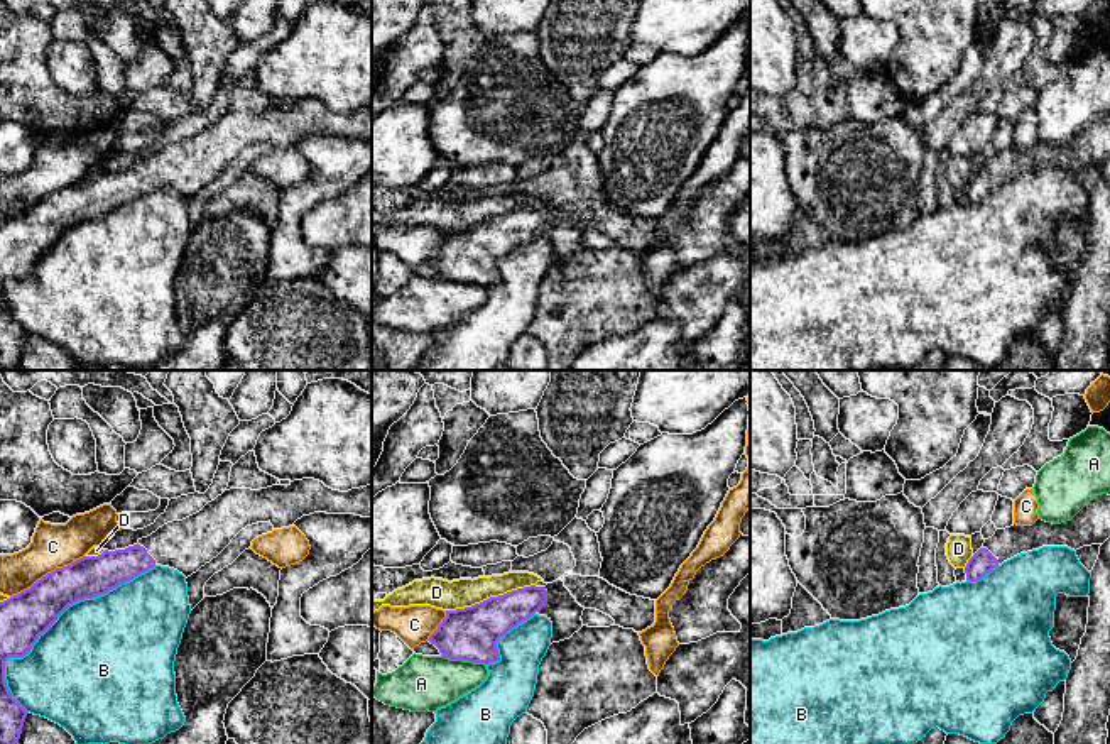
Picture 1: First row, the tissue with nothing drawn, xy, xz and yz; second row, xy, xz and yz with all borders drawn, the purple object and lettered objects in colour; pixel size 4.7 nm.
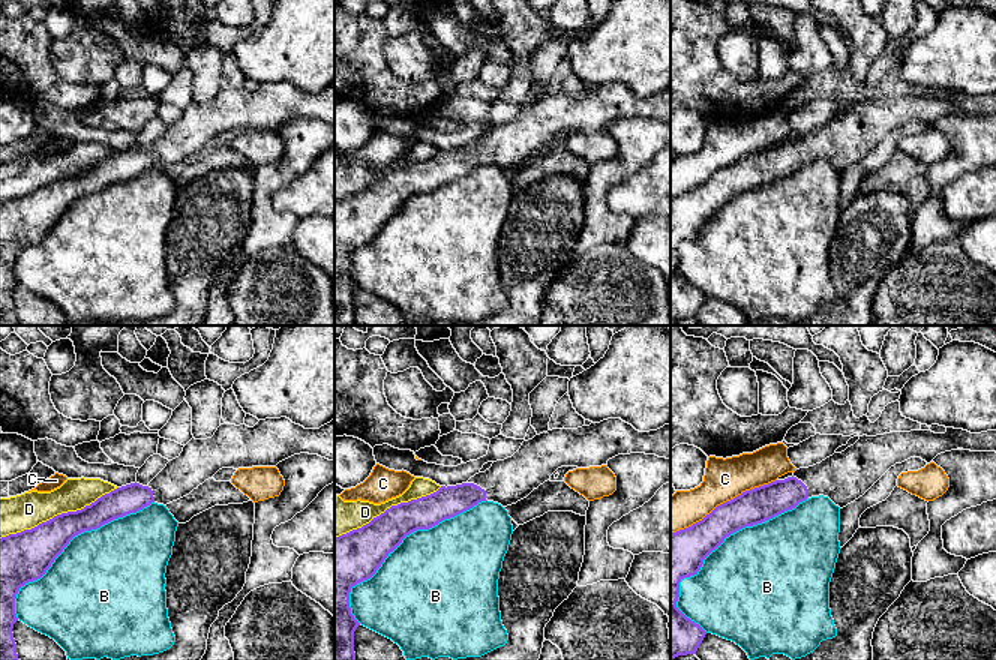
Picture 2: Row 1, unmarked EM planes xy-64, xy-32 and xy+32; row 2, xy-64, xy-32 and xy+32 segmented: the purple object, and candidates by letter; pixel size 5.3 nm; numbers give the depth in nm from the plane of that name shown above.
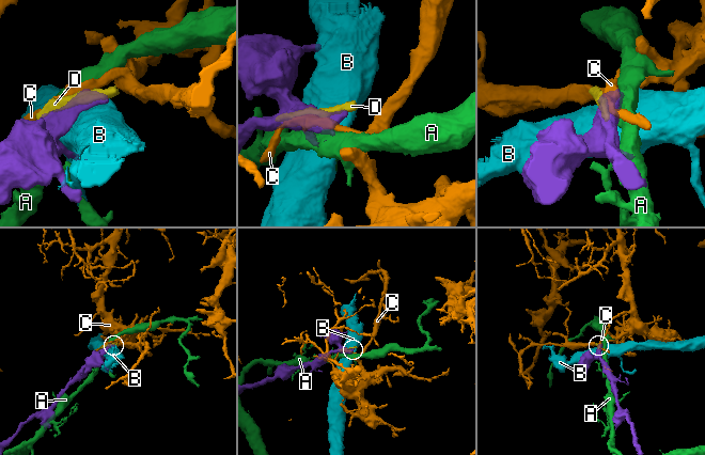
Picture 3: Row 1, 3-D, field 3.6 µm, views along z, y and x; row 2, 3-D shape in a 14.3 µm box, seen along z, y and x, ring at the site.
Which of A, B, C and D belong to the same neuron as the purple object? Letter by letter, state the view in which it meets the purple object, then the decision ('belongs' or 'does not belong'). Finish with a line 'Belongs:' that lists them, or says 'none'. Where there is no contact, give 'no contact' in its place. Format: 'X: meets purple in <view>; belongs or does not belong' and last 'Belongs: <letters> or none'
A: meets purple in xz; does not belong
B: meets purple in xy; does not belong
C: meets purple in xy; does not belong
D: meets purple in xz; does not belong
Belongs: none

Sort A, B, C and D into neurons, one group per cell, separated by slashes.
A / B / C / D

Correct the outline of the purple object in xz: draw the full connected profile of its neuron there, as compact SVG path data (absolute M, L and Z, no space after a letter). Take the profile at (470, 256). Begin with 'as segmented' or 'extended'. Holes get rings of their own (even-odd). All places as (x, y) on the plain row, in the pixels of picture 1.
extended; M556 201L546 208L531 206L471 228L446 232L427 262L448 281L490 286L500 282L498 260L534 235L552 243L552 265L573 259L583 249L583 232L564 203Z

